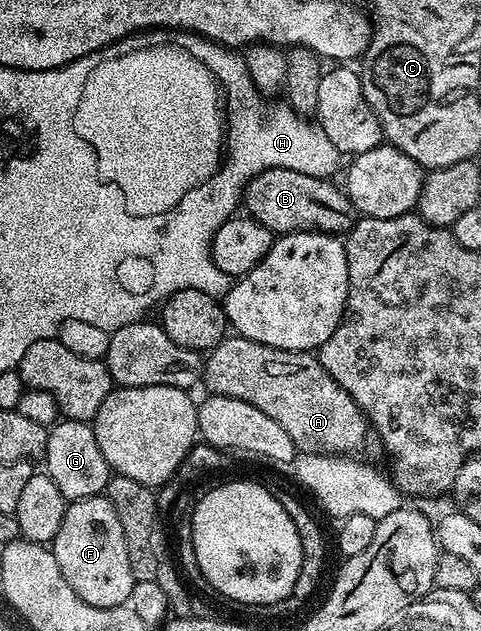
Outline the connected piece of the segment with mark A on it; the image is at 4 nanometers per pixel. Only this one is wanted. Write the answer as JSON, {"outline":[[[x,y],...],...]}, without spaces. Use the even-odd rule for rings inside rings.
{"outline":[[[231,334],[206,353],[201,380],[204,385],[207,383],[208,393],[249,402],[249,406],[257,406],[261,414],[269,414],[269,418],[273,418],[273,422],[277,422],[277,426],[289,434],[300,453],[355,454],[367,432],[369,436],[367,417],[360,412],[357,402],[353,402],[353,398],[349,398],[349,394],[345,394],[345,390],[333,382],[331,375],[321,366],[318,355],[311,352],[281,350]]]}

